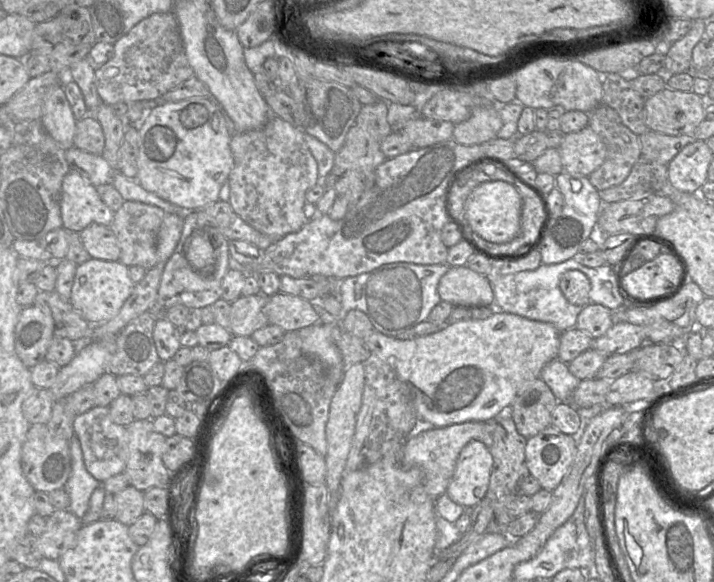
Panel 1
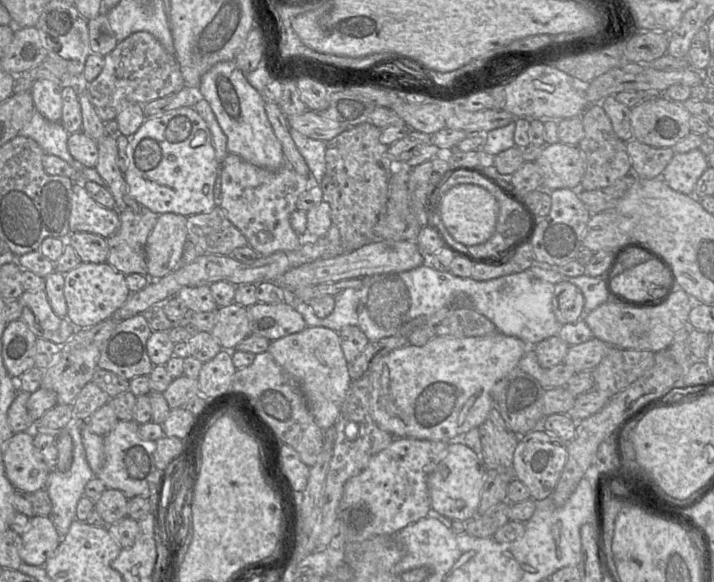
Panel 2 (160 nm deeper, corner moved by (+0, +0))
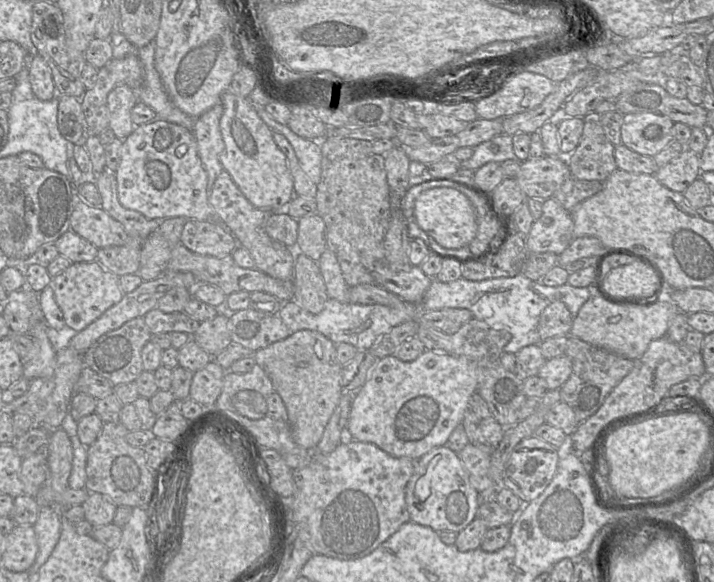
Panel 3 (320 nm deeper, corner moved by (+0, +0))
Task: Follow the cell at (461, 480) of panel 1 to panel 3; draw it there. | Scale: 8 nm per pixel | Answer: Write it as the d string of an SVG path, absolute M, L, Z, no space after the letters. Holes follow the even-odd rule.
M445 445L436 447L414 461L414 472L405 488L410 521L428 526L436 532L460 532L475 518L481 495L471 485L469 475L458 454Z

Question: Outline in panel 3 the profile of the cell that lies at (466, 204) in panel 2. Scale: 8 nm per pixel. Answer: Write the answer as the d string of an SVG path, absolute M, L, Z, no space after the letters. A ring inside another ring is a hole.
M436 187L436 188L429 189L429 190L426 190L424 192L422 192L416 198L416 200L414 201L414 217L415 217L415 220L416 220L417 224L419 225L419 227L423 231L425 231L425 233L429 237L429 246L430 246L430 240L434 239L439 245L441 245L442 247L444 247L446 249L463 249L463 248L468 248L468 245L475 238L476 233L477 233L477 223L476 223L476 219L475 219L475 211L474 211L474 208L473 208L470 200L468 199L468 197L466 195L464 195L462 192L460 192L460 191L454 189L454 188L450 188L450 187Z

